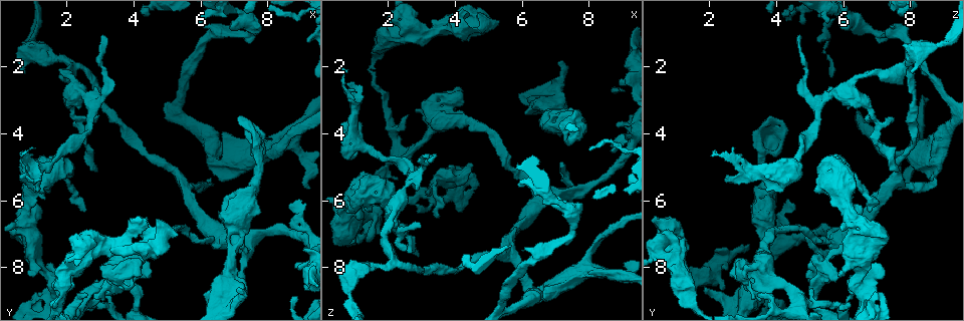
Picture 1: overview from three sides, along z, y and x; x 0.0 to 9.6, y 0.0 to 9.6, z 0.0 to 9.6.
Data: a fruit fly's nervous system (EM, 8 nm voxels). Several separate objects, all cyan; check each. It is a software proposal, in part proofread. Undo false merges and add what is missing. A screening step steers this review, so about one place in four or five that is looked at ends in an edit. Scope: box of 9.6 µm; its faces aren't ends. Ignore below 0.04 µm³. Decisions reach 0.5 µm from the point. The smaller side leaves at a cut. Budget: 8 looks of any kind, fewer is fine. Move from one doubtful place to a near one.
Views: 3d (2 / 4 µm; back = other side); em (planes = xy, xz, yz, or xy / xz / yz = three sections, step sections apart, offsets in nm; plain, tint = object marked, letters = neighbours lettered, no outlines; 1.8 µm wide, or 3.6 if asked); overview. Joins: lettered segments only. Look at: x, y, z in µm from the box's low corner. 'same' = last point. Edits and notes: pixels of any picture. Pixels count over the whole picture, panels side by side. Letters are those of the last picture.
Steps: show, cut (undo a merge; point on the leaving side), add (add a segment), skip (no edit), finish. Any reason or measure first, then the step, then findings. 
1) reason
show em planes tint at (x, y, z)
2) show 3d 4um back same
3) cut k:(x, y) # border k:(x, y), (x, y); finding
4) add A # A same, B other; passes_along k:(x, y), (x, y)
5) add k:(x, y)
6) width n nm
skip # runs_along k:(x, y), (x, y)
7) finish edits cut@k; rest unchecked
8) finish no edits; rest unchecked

branch stops here
show em planes letters at (6.90, 0.85, 5.90)

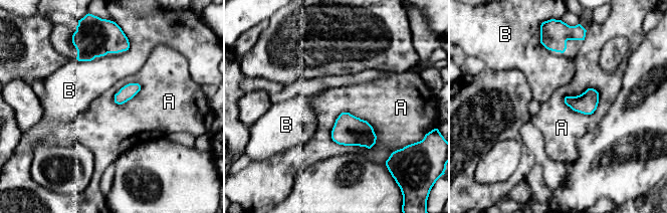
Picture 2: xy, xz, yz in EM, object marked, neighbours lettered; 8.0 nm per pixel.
skip # A other, B other; none of them fits

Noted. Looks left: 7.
free end
show em planes letters at (6.25, 5.35, 8.70)

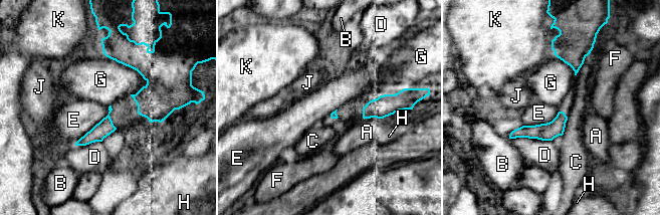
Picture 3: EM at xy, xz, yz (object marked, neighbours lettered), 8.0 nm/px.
skip # A other, B other, C other, D other, E other, F other, G other, H other, J other, K other; border 3:(108, 106), (108, 113), (75, 143); no lettered segment goes on from it

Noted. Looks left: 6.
a fork
show 3d 4um at (2.05, 8.00, 1.05)

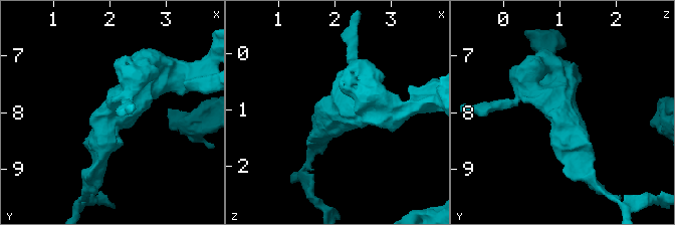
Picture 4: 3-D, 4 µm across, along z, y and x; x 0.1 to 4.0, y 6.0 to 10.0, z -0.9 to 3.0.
need the tissue
show em 3.6um planes tint at (2.10, 8.00, 1.05)

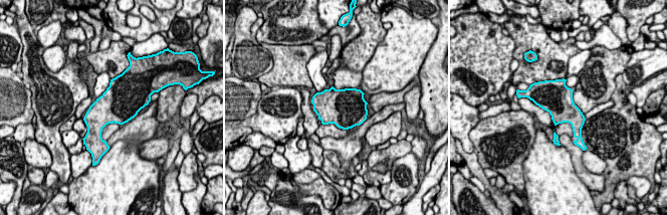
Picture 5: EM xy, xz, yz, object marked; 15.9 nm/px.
show em 3.6um planes letters same

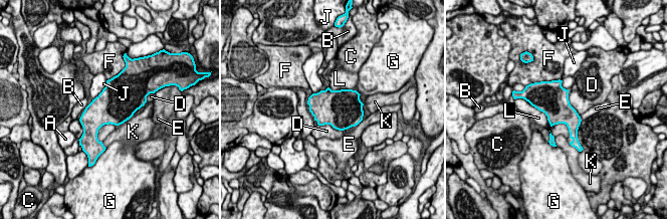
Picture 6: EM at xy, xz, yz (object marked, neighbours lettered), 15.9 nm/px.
width 480 nm
skip # A other, B other, C other, D other, E other, F other, G other, J other, K other, L other; border 6:(317, 124), (339, 130), (355, 127); one neuron here

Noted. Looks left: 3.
free end
show 3d 4um at (1.45, 5.75, 6.30)

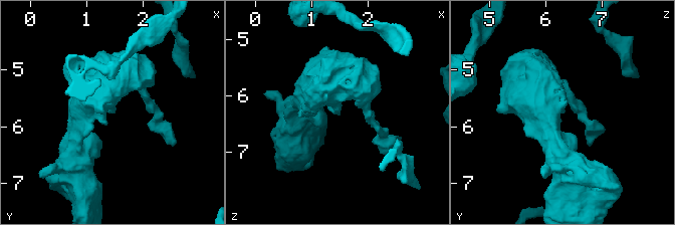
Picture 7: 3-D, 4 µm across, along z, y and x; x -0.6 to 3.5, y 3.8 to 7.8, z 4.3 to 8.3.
show em 3.6um xz step 8 letters at (1.45, 5.80, 6.25)

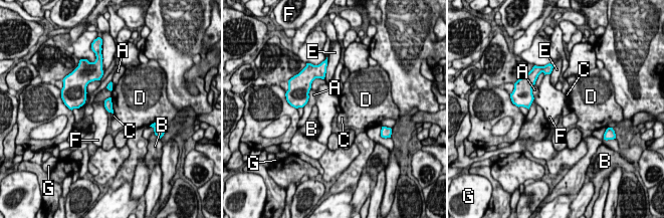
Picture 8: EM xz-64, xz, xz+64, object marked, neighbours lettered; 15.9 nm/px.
skip # A other, B other, C other, D other, E other, F other, G other; border 8:(103, 100), (103, 106), (107, 111); no lettered segment goes on from it

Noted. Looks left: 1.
finish no edits; rest unchecked

